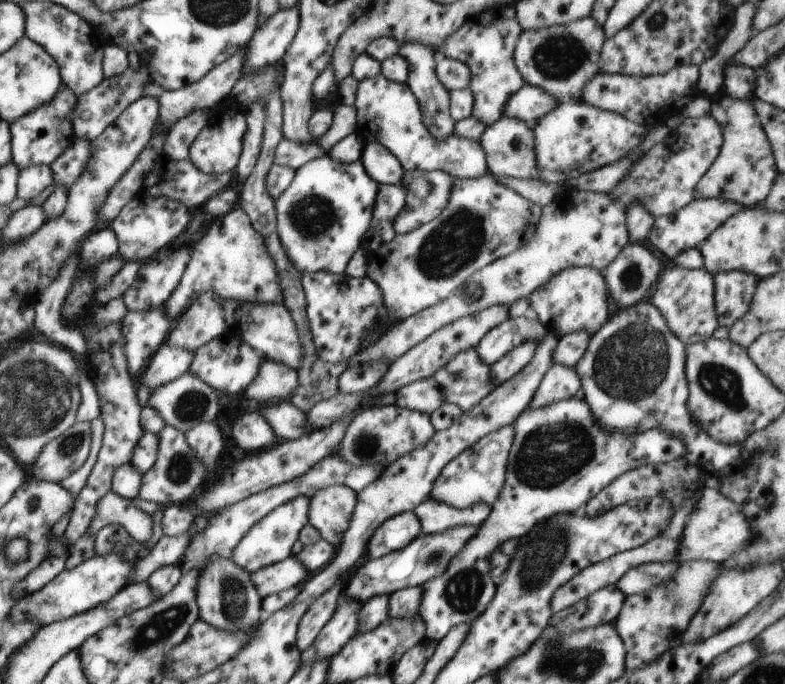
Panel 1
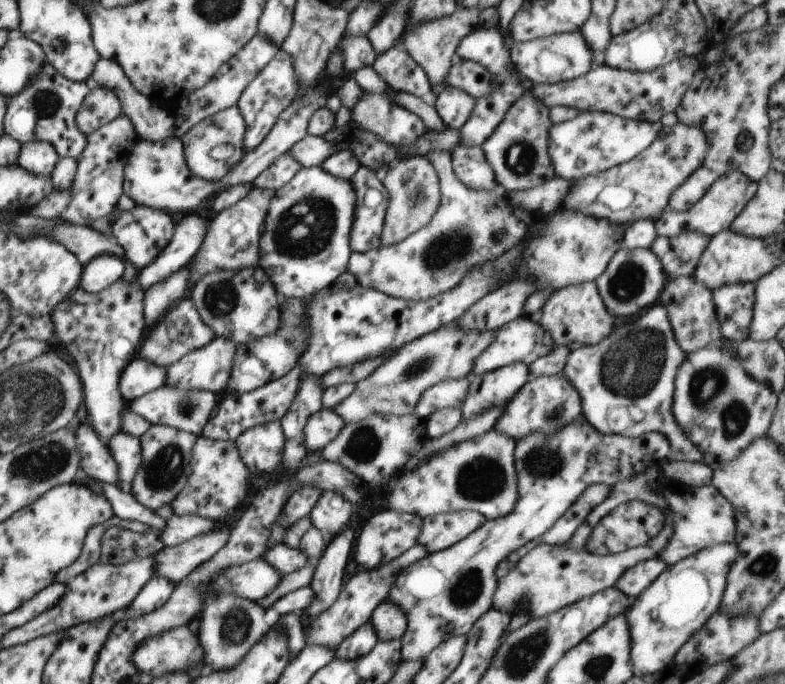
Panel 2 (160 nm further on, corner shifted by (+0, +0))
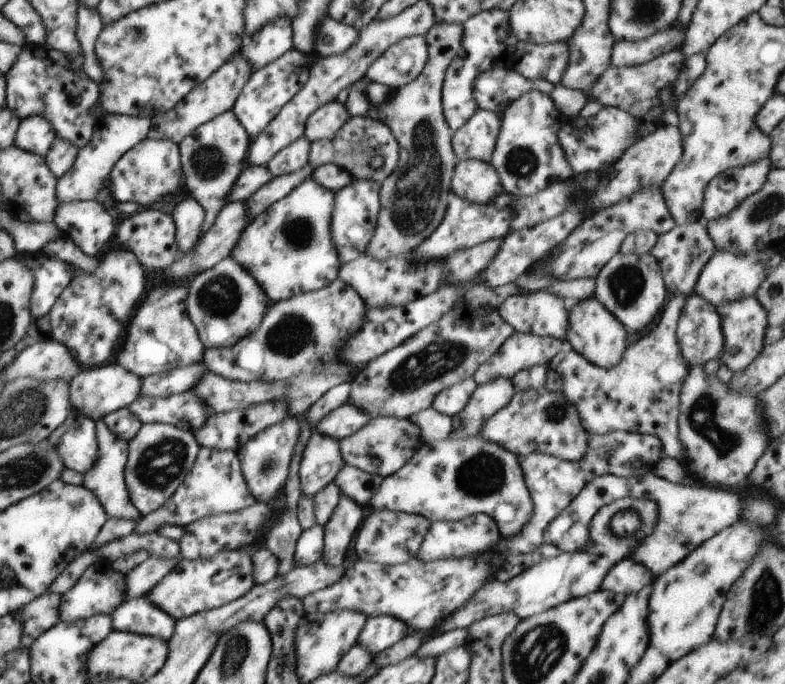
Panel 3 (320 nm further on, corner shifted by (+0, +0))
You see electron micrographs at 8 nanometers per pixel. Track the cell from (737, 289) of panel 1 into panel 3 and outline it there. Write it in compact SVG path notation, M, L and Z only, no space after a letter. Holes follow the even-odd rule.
M754 297L733 302L722 303L716 307L721 316L721 327L724 337L724 346L719 357L719 362L724 363L734 374L744 371L763 349L763 340L767 327L767 314L765 308Z

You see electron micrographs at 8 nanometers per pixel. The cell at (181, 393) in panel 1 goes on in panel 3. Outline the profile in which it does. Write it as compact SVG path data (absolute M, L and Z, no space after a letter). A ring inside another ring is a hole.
M190 391L169 397L137 397L128 408L142 424L168 423L187 431L203 427L210 414L207 406Z

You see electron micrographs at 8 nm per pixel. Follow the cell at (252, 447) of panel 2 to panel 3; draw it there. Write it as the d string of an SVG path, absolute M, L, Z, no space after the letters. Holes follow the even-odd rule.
M286 417L283 421L270 425L261 430L254 438L246 441L238 452L241 471L249 488L250 494L258 503L267 503L274 500L289 475L289 466L293 460L293 454L298 439L301 438L301 424L296 417Z

